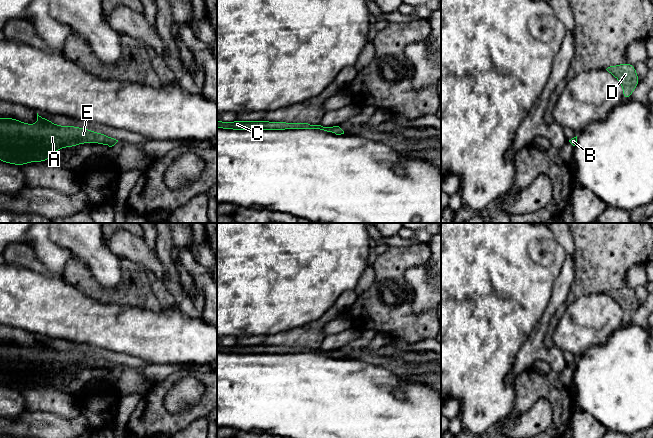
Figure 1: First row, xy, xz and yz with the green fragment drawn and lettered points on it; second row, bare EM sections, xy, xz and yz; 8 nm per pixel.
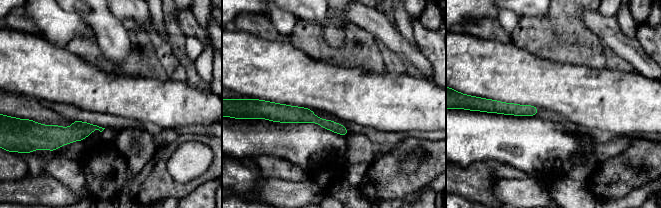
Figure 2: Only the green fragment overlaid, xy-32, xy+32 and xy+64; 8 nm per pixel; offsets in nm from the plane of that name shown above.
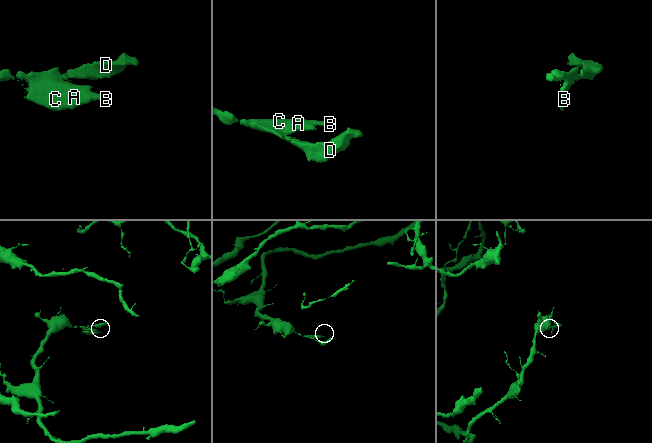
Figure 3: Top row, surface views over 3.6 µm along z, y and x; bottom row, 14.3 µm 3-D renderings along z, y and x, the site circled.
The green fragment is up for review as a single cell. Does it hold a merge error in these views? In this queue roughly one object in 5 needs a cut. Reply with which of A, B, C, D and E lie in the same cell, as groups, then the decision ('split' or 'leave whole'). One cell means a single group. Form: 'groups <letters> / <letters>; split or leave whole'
groups A B C D E; leave whole

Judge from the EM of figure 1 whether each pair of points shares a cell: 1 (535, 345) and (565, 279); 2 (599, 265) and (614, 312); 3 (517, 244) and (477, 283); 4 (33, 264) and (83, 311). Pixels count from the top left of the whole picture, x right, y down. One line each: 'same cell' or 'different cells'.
1: same cell
2: different cells
3: same cell
4: different cells

